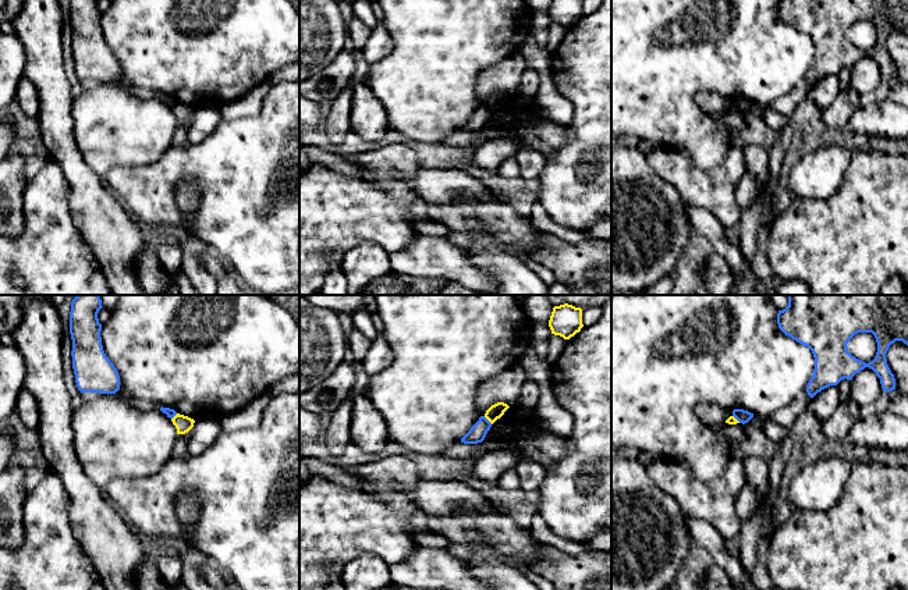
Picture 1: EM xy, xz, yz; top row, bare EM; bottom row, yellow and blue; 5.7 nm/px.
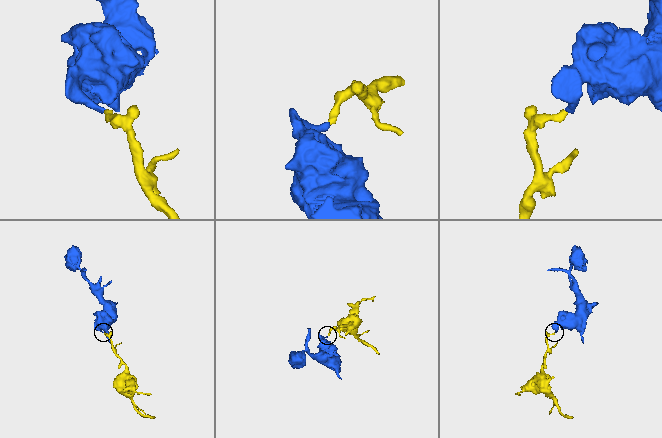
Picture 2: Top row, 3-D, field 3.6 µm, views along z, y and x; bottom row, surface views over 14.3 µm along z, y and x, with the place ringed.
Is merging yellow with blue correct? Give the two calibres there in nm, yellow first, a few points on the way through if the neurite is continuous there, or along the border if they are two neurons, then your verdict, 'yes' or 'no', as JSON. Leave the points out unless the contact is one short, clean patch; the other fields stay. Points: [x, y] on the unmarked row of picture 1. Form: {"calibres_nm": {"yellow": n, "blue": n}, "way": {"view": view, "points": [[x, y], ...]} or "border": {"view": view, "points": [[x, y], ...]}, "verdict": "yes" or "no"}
{"calibres_nm": {"yellow": 90, "blue": 100}, "border": {"view": "xz", "points": [[483, 105], [492, 112]]}, "verdict": "no"}

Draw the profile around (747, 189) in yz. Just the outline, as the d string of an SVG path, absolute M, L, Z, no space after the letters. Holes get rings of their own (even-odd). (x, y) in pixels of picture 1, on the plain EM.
M745 173L737 185L737 203L741 212L752 206L758 196L758 180L753 174Z

